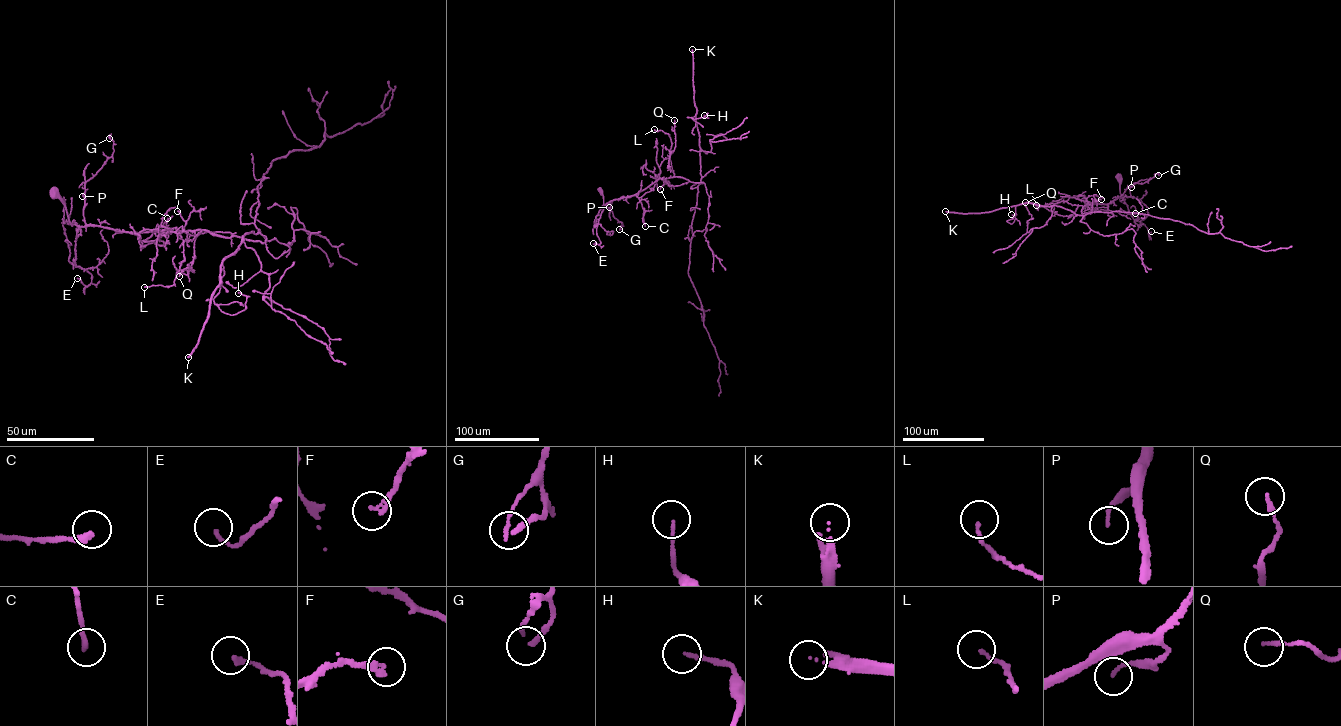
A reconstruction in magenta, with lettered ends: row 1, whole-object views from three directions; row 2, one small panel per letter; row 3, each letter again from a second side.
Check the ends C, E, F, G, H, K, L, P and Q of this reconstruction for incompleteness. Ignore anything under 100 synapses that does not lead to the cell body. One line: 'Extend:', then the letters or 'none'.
Extend: K

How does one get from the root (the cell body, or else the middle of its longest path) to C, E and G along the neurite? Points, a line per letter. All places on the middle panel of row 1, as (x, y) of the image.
C: (600, 190), (604, 204), (636, 195), (643, 210), (645, 226)
E: (600, 190), (606, 204), (596, 228), (600, 243), (593, 243)
G: (600, 190), (604, 204), (610, 201), (613, 217), (622, 223), (619, 229)

